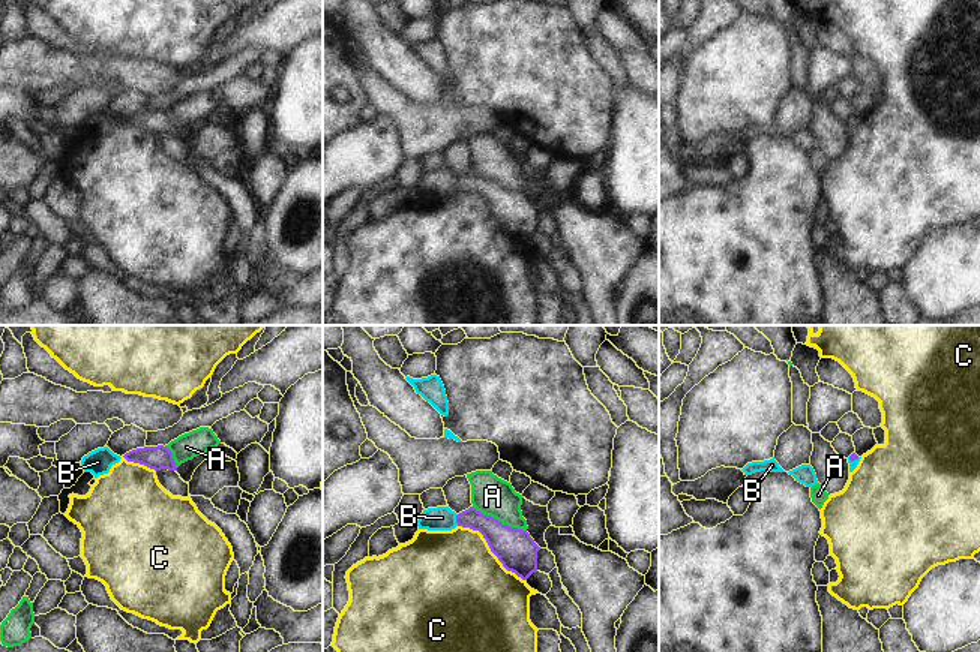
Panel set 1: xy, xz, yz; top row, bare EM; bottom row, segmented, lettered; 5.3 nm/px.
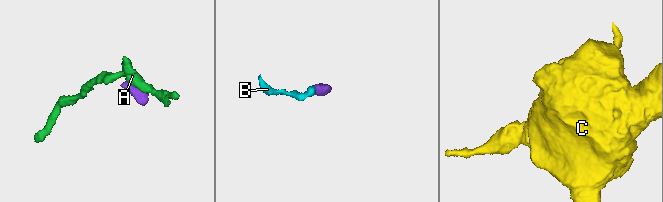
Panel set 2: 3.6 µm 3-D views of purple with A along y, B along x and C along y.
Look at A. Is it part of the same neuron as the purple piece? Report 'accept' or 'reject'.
reject

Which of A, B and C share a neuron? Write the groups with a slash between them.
A / B / C

